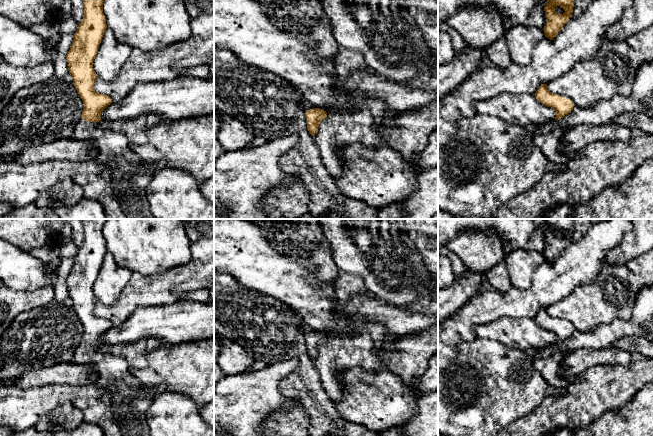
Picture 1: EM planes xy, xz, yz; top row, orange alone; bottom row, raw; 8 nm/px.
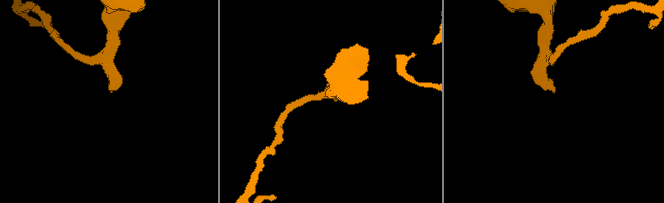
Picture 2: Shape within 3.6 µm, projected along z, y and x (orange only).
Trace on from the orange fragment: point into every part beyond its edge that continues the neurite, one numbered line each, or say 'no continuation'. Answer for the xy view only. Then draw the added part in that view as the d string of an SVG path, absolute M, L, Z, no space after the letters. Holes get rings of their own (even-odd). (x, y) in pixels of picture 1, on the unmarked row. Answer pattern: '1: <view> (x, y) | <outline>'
1: xy (111, 369) | M82 342L75 351L73 362L95 368L98 373L95 385L105 389L122 382L129 373L129 365L124 358L104 354L99 346L87 346Z

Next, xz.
1: xz (307, 329) | M304 324L304 326L303 326L303 333L304 333L305 338L306 338L306 336L308 334L313 333L313 332L318 332L318 331L312 329L309 325Z

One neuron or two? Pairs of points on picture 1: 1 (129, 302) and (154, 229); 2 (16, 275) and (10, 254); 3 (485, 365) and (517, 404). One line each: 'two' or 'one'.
1: two
2: one
3: one

